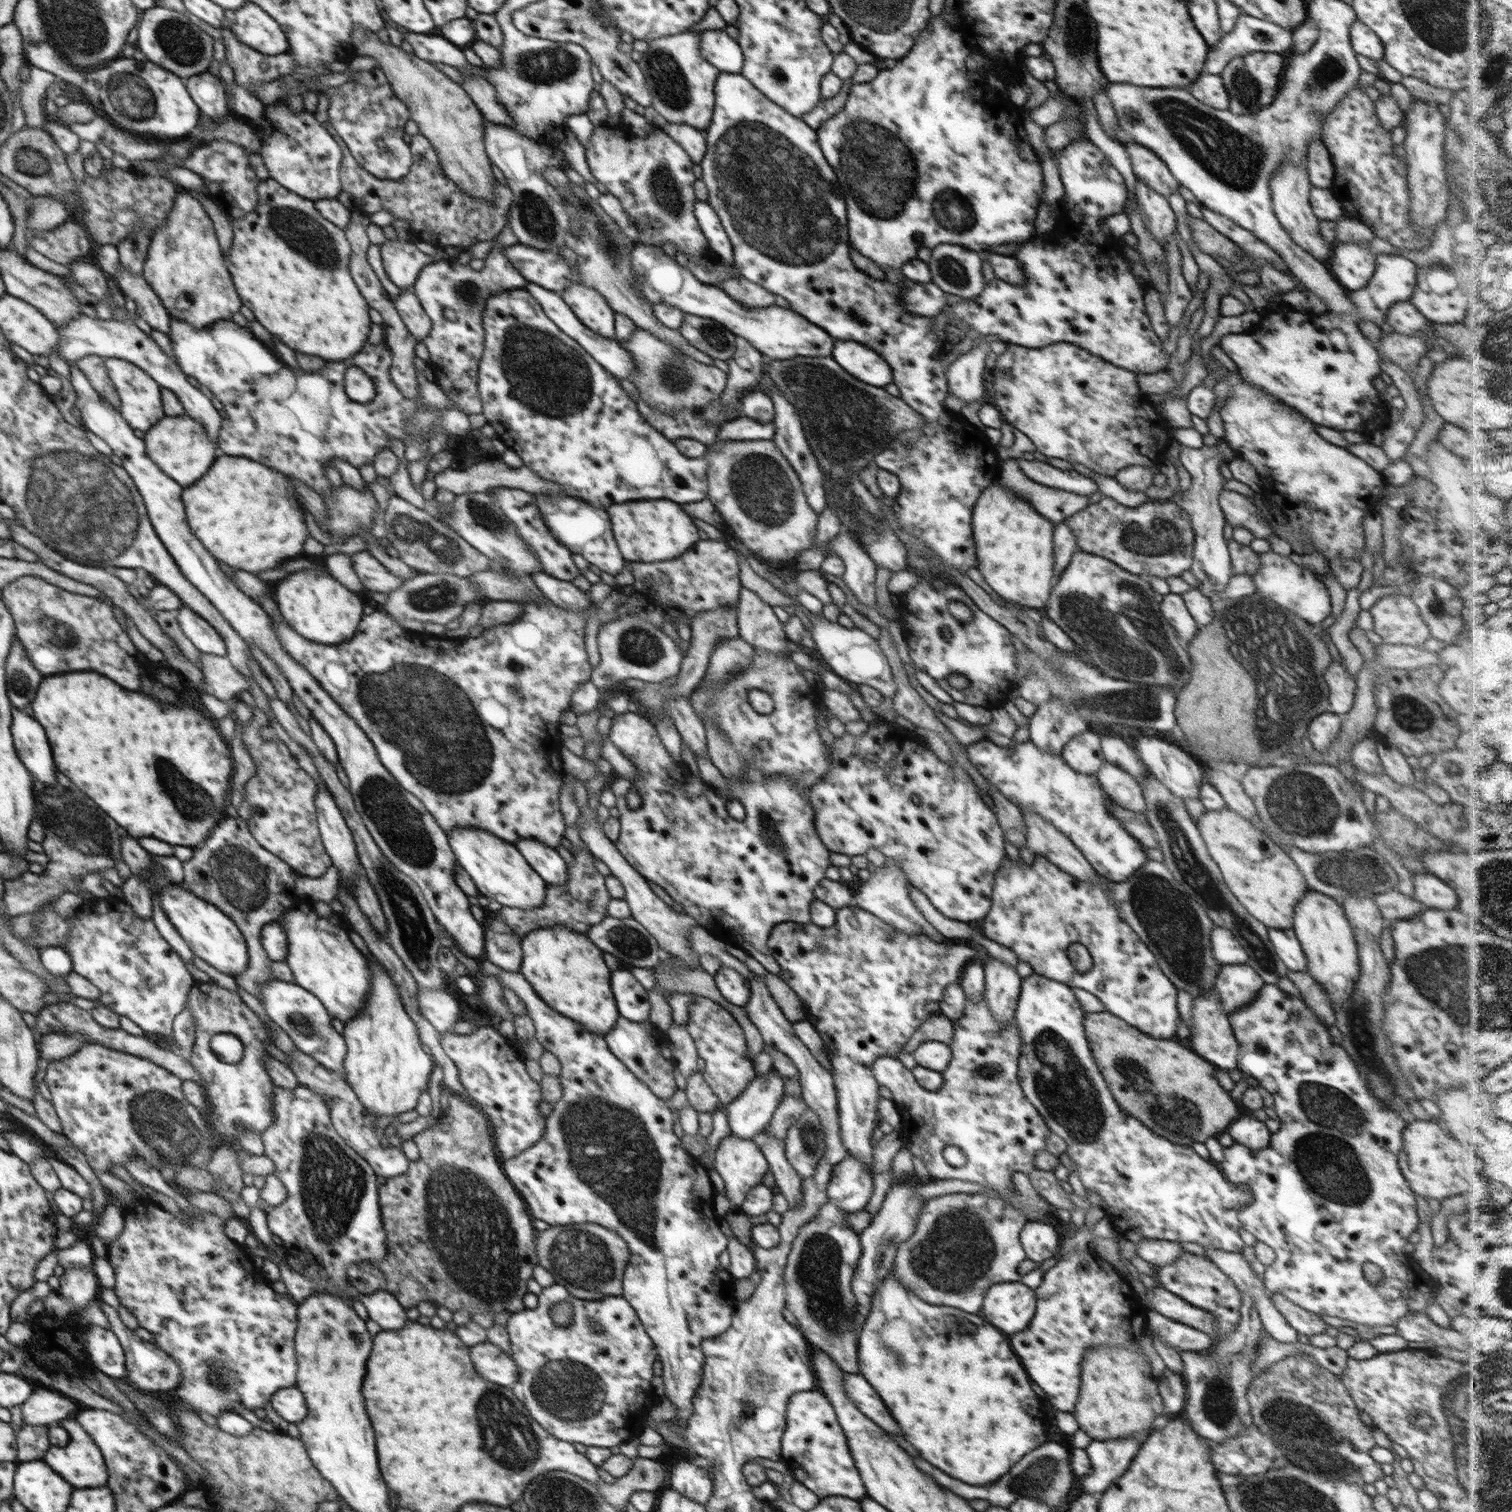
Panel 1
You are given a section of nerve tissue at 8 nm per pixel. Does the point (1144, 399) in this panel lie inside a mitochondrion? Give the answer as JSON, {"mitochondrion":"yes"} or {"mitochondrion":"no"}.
{"mitochondrion":"no"}

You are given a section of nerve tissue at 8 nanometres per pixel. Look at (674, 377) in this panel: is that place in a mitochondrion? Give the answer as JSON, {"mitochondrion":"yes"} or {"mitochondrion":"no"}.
{"mitochondrion":"yes"}

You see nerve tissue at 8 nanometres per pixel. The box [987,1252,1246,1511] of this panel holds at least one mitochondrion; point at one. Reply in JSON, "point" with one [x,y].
{"point":[1036,1478]}

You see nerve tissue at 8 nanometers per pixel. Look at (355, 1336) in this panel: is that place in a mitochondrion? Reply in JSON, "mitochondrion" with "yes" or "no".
{"mitochondrion":"no"}

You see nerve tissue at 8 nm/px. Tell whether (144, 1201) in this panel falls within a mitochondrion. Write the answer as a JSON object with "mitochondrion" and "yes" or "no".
{"mitochondrion":"no"}

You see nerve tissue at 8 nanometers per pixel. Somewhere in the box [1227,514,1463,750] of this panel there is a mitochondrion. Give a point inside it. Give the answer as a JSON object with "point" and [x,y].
{"point":[1422,716]}

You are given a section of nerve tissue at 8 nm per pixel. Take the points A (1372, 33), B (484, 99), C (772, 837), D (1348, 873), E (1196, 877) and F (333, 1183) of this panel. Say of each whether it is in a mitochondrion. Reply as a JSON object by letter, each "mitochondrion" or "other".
{"A":"other","B":"other","C":"mitochondrion","D":"mitochondrion","E":"mitochondrion","F":"mitochondrion"}

